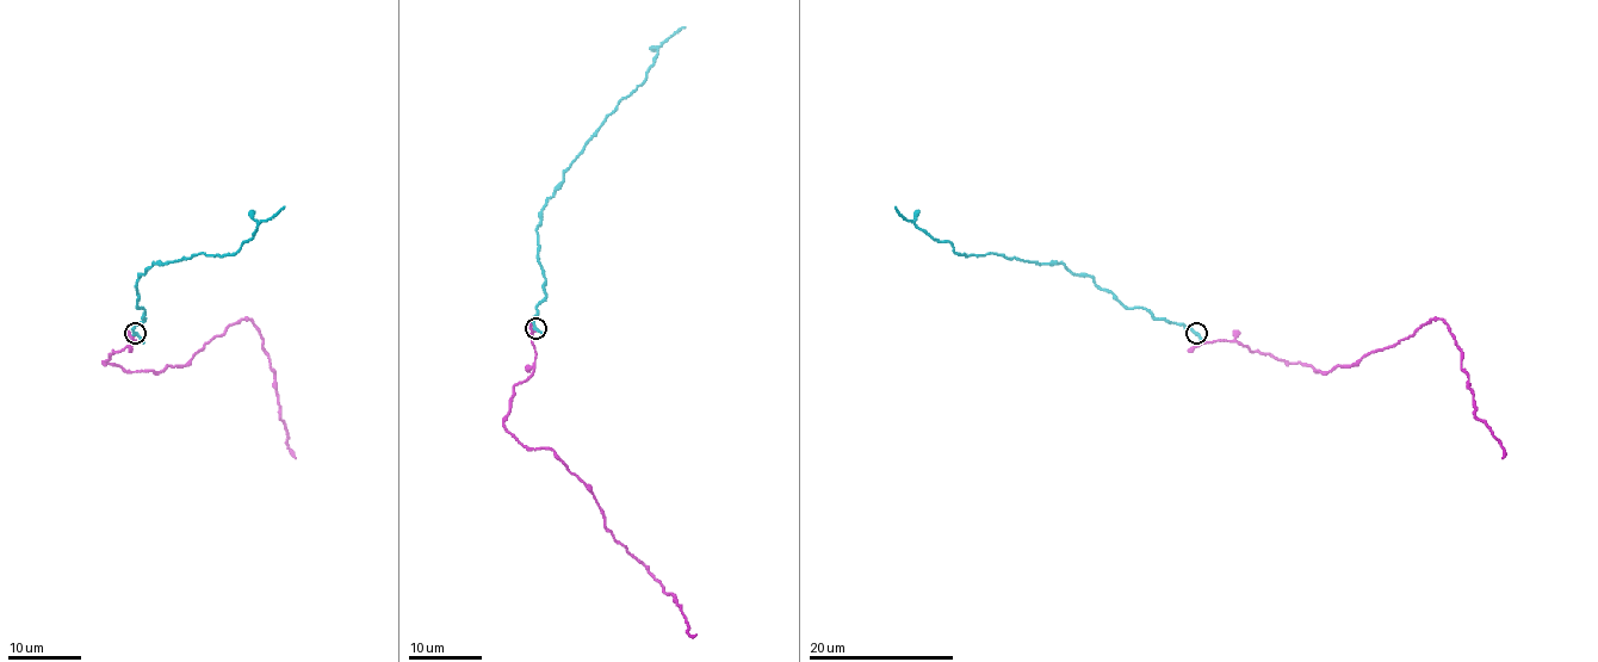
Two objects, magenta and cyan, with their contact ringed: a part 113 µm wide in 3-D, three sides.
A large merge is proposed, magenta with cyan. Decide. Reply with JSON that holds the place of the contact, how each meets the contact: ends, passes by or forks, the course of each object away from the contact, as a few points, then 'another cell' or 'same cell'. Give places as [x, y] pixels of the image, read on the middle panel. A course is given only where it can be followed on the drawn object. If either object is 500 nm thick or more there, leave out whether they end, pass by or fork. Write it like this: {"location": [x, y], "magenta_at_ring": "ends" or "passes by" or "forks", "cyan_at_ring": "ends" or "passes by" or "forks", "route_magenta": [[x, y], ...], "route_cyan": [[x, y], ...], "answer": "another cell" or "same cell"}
{"location": [536, 328], "magenta_at_ring": "ends", "cyan_at_ring": "passes by", "route_magenta": [[536, 330], [534, 370], [513, 388], [503, 427], [551, 449], [583, 483], [604, 525], [697, 635]], "route_cyan": [[536, 328], [536, 304], [545, 296], [536, 228], [542, 208], [601, 122], [645, 80], [656, 49], [686, 28]], "answer": "same cell"}

